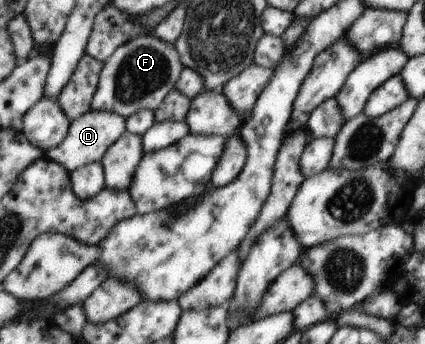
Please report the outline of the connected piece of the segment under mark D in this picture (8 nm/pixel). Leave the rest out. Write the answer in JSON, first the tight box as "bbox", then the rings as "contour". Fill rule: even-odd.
{"bbox":[45,110,126,172],"contour":[[[87,110],[82,116],[70,121],[67,135],[55,148],[45,151],[45,158],[61,164],[68,172],[87,163],[99,161],[106,149],[126,130],[125,119],[115,112]]]}

